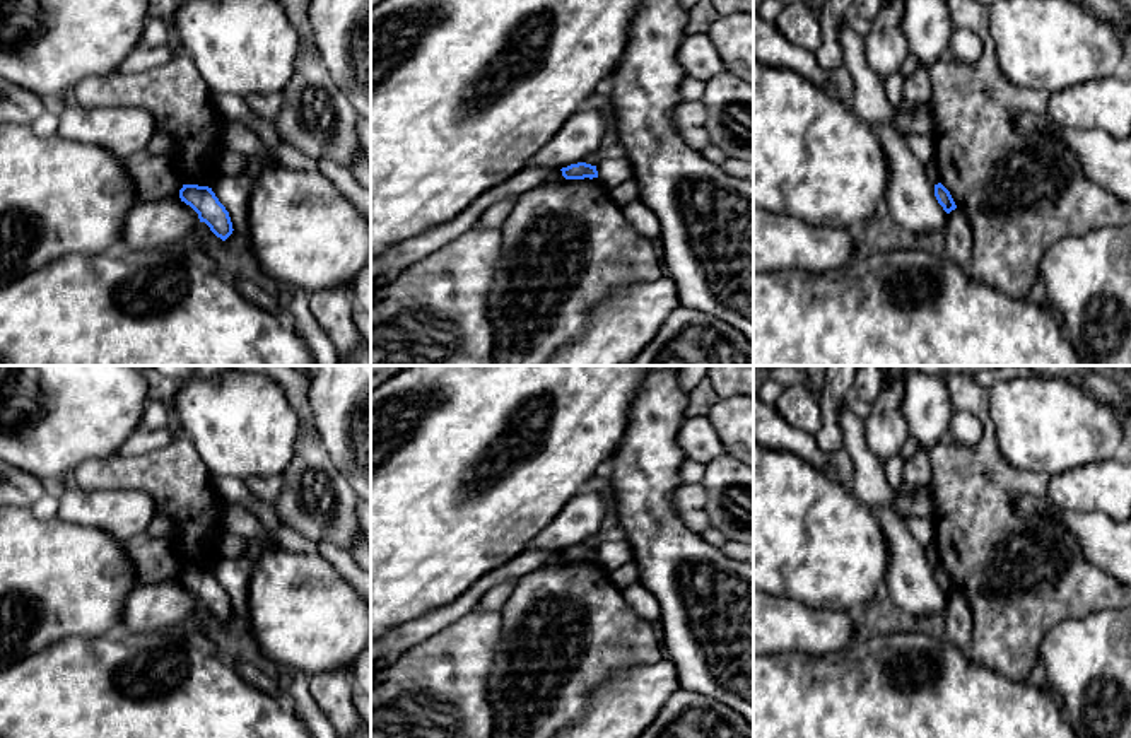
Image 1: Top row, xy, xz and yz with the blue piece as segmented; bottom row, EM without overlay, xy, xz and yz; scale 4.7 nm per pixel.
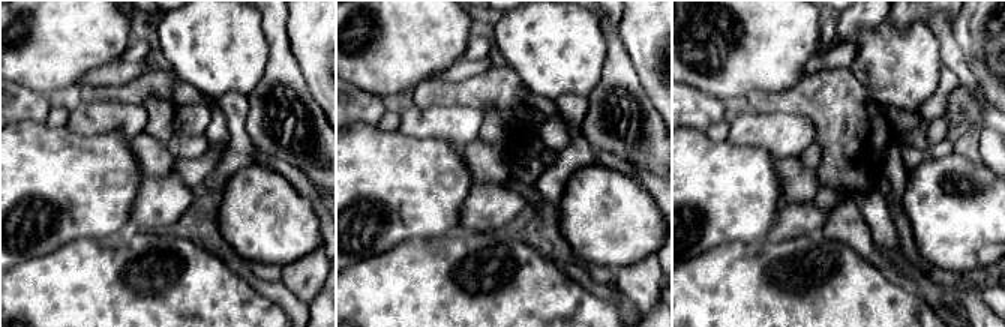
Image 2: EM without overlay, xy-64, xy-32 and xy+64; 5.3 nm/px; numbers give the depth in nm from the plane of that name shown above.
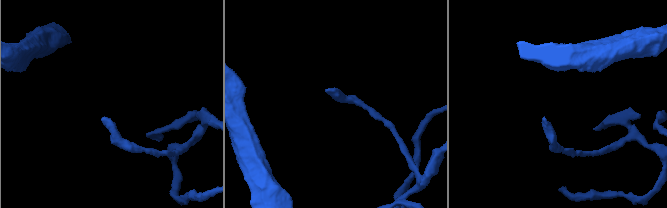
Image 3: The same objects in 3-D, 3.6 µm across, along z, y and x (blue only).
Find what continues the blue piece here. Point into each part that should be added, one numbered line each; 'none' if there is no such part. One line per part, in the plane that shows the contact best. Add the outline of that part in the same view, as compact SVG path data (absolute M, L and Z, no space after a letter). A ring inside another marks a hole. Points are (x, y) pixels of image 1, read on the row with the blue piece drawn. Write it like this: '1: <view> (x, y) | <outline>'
none

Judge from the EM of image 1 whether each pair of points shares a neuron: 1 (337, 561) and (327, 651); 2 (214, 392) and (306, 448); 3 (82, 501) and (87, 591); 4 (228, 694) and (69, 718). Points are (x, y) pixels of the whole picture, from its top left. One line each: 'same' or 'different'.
1: different
2: different
3: different
4: same

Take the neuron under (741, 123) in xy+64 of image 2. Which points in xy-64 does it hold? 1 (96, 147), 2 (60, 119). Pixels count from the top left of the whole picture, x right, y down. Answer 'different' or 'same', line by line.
1: different
2: different

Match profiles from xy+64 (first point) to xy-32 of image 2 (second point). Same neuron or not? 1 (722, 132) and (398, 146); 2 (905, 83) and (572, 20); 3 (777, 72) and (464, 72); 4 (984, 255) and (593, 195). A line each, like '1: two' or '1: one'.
1: two
2: one
3: two
4: one

